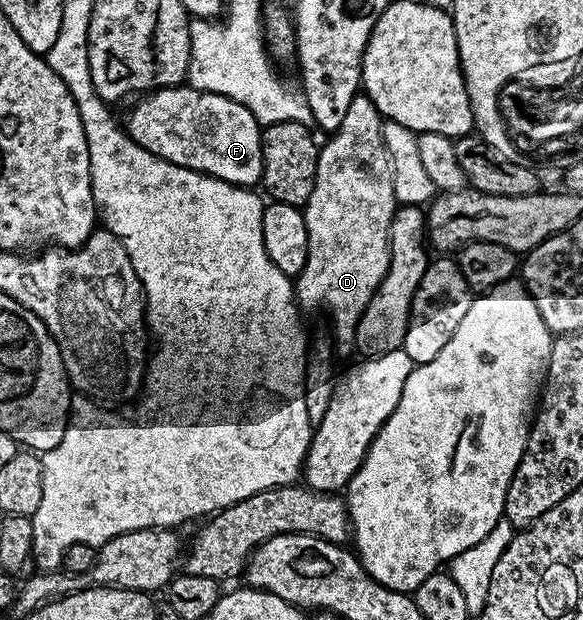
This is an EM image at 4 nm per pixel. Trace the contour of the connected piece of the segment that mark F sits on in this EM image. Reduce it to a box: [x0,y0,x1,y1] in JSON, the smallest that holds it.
[123,84,263,188]

